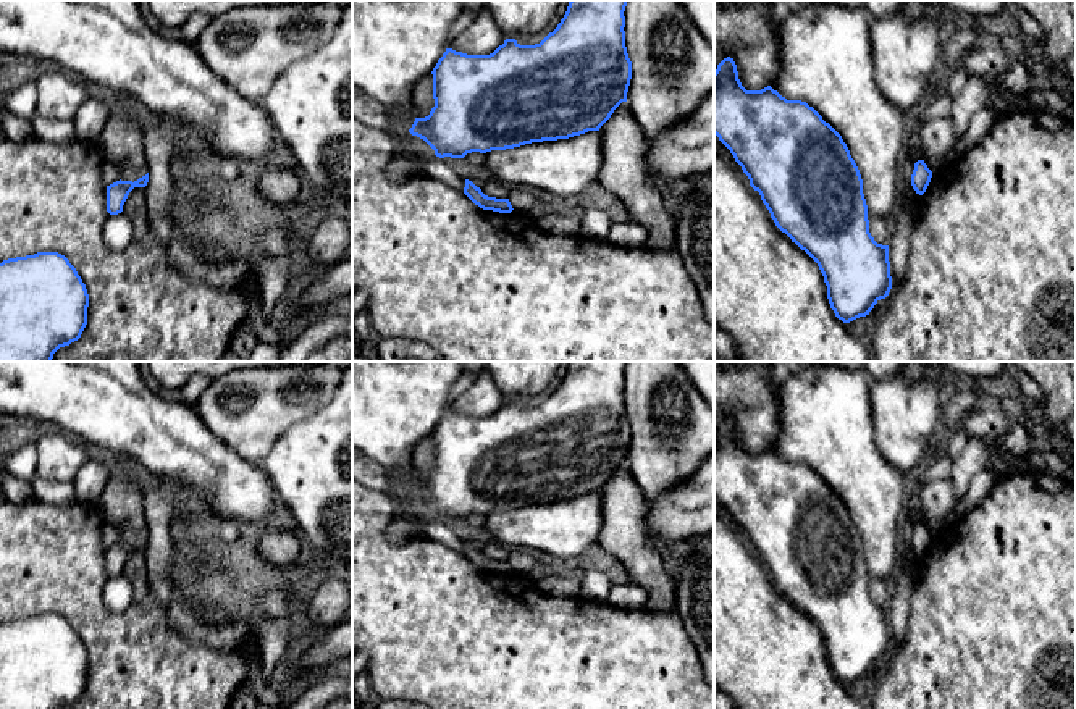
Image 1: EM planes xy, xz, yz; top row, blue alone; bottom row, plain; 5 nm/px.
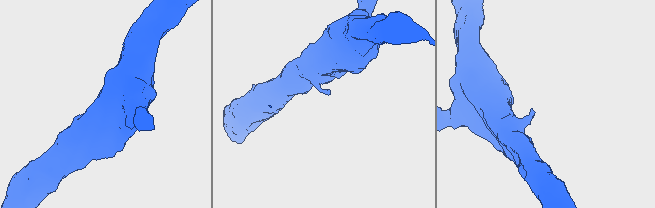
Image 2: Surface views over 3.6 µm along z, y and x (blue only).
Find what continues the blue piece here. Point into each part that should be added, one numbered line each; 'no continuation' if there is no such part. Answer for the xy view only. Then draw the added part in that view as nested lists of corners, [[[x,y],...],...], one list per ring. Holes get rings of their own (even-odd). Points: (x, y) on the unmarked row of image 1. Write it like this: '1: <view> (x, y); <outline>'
no continuation

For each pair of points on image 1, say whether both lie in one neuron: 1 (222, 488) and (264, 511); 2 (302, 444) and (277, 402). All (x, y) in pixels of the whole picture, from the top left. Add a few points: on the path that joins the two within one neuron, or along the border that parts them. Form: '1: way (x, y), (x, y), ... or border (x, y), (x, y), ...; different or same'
1: way (231, 488), (243, 491), (254, 501); same
2: border (323, 406), (312, 415), (296, 422), (267, 454); different

